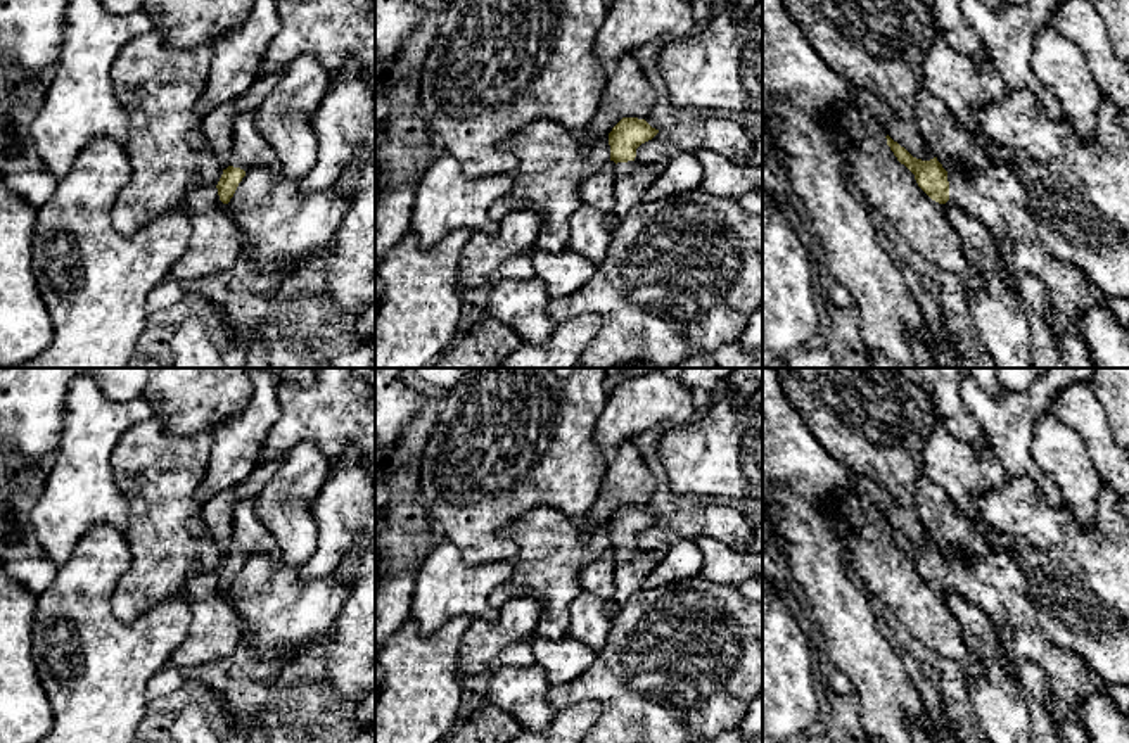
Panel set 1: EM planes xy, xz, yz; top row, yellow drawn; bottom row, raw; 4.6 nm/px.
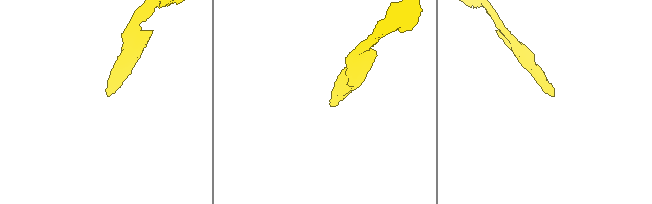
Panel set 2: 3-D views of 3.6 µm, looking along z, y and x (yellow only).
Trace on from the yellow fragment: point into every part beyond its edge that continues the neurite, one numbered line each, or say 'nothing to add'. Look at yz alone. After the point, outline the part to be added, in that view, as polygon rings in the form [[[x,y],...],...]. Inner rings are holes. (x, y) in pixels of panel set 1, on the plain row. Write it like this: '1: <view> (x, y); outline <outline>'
1: yz (995, 583); outline [[[991,549],[985,556],[949,555],[949,587],[965,600],[979,605],[994,629],[1006,626],[1011,631],[1010,653],[1029,660],[1046,676],[1049,693],[1058,708],[1056,719],[1079,722],[1075,703],[1107,688],[1105,681],[1093,672],[1086,662],[1070,650],[1056,646],[1048,634],[1039,627],[1034,608],[1027,598],[1027,582],[1018,563],[1005,551]]]

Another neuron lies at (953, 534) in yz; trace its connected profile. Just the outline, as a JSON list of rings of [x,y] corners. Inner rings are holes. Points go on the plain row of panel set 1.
[[[927,475],[916,482],[915,511],[946,558],[949,555],[985,556],[991,551],[979,529],[961,517],[946,491]]]

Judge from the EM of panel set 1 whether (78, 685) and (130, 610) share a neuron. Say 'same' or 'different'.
different

